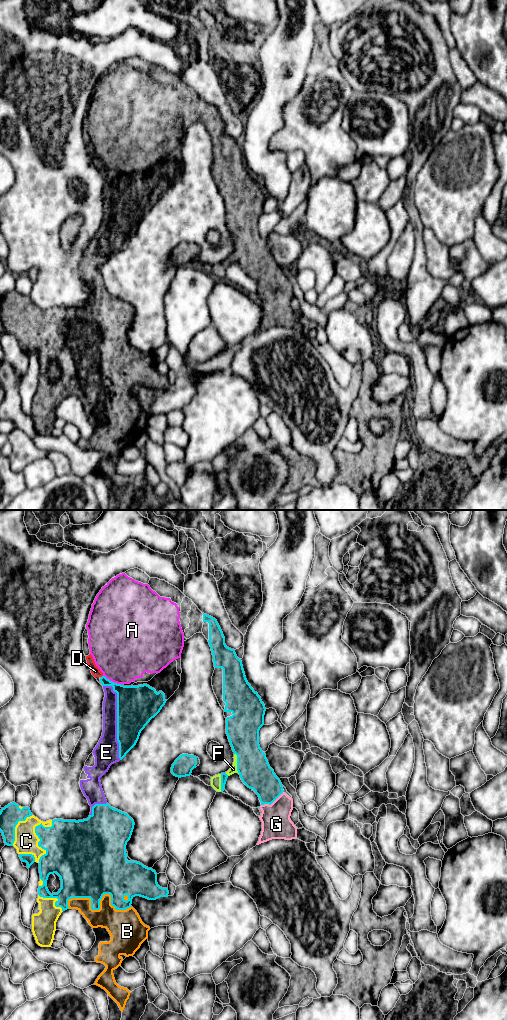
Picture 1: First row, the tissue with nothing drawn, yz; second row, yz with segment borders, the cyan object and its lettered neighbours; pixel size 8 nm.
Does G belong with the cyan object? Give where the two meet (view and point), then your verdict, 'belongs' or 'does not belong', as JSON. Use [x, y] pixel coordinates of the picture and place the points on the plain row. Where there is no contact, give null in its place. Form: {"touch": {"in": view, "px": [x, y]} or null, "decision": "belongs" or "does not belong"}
{"touch": {"in": "yz", "px": [271, 291]}, "decision": "belongs"}

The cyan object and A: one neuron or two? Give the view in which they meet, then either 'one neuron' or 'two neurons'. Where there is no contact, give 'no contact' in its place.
yz | one neuron

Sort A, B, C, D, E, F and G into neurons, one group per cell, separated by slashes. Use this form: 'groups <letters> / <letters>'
groups A B C D E F G

